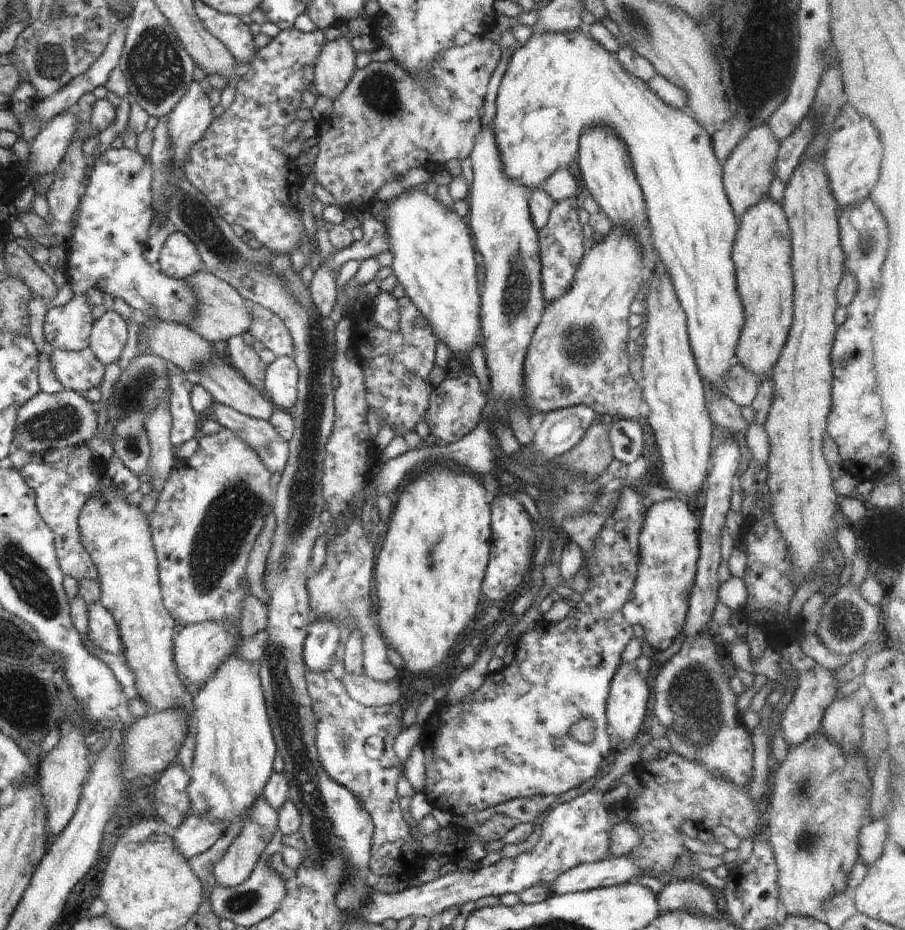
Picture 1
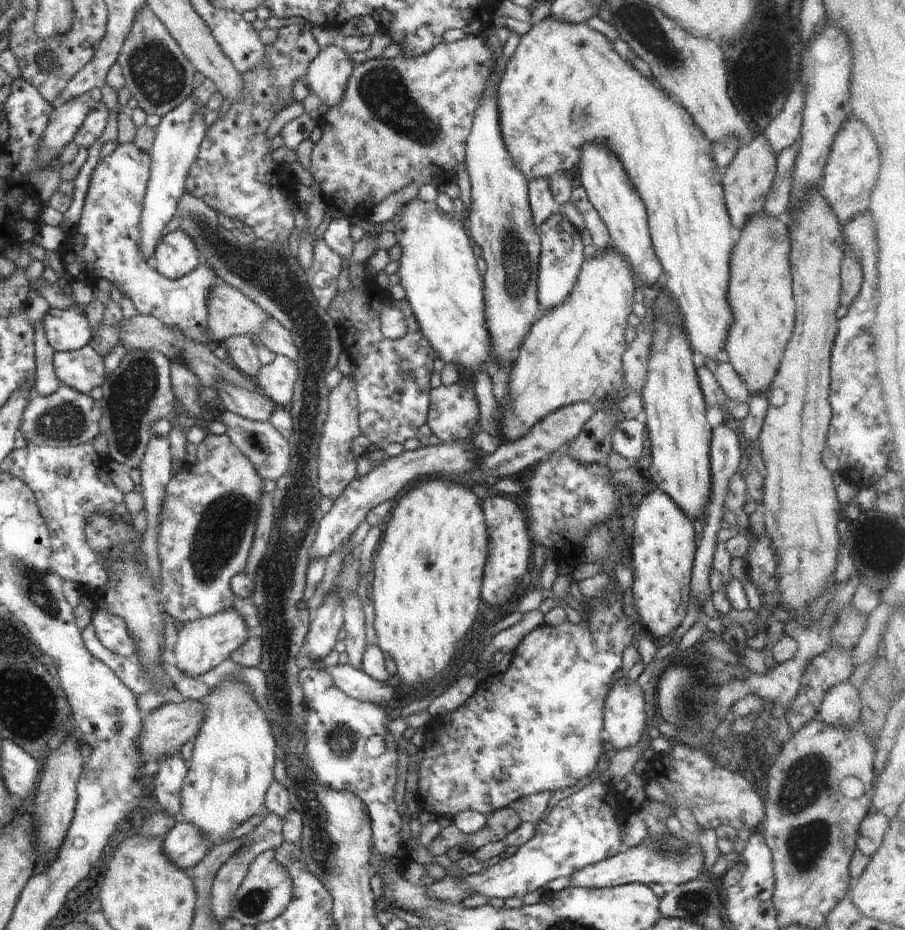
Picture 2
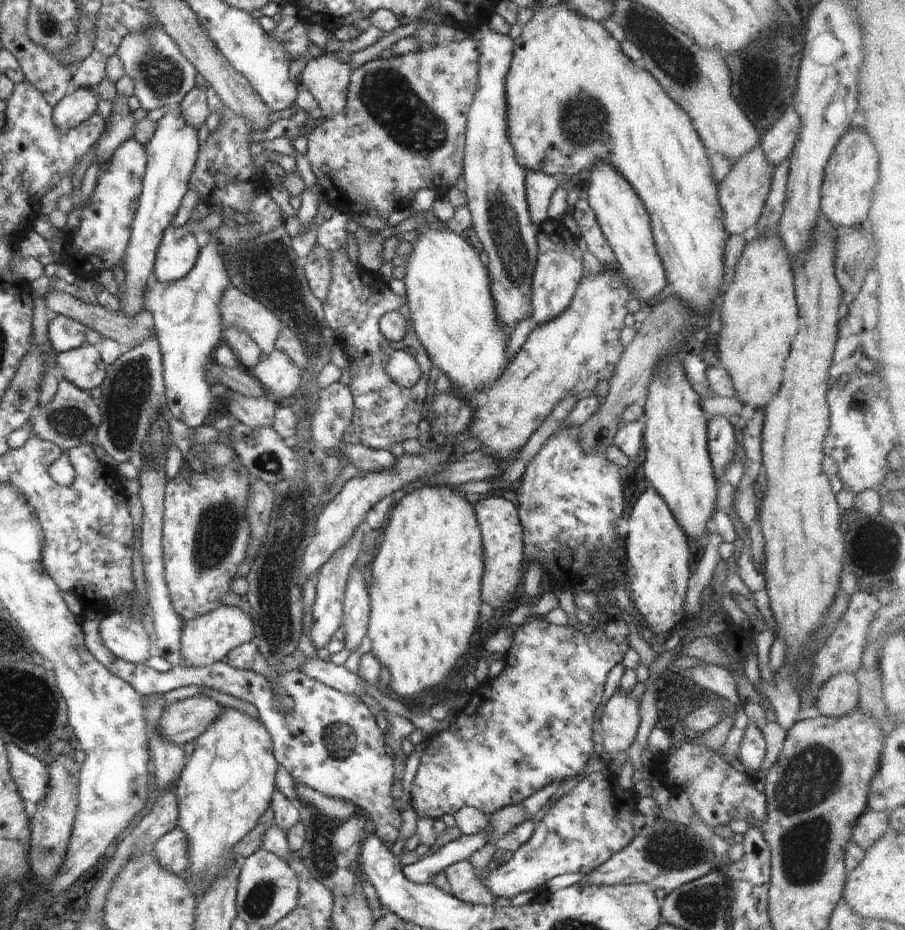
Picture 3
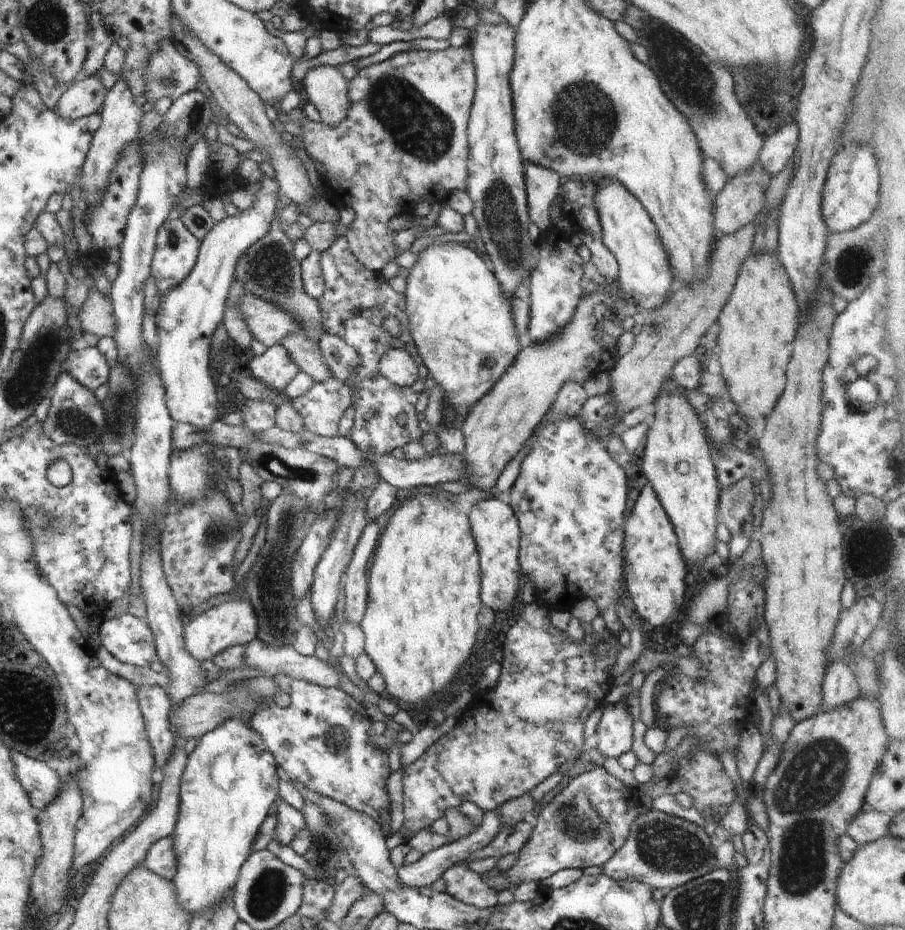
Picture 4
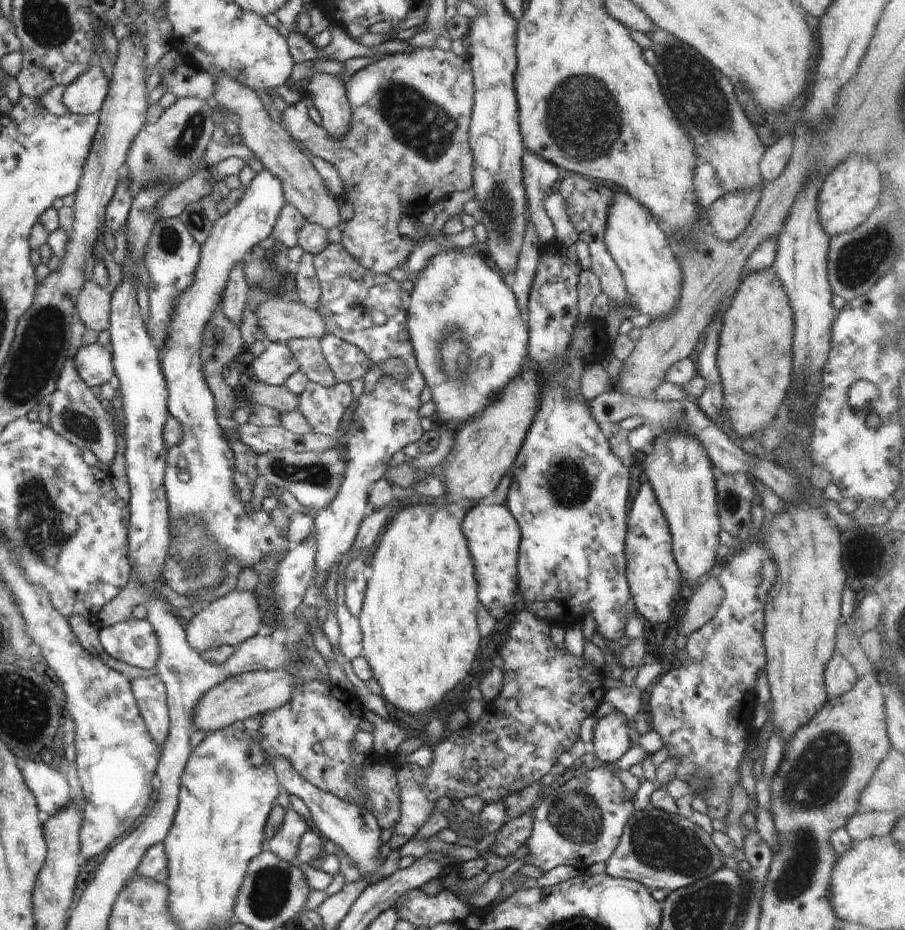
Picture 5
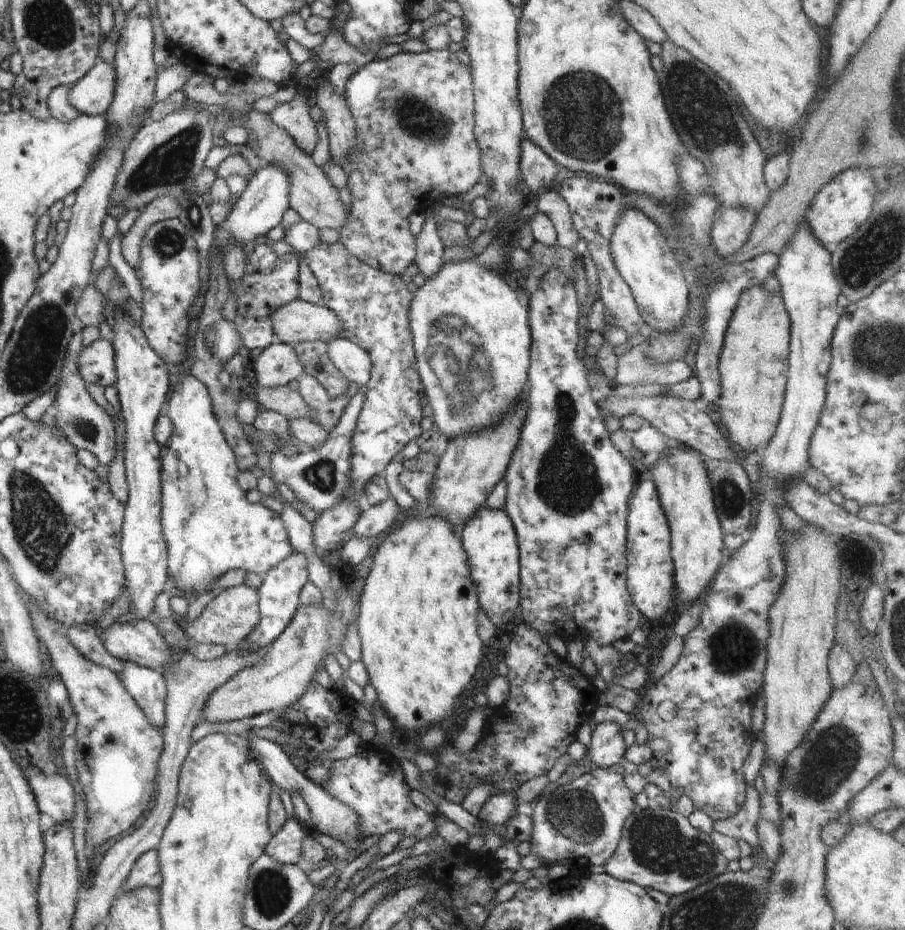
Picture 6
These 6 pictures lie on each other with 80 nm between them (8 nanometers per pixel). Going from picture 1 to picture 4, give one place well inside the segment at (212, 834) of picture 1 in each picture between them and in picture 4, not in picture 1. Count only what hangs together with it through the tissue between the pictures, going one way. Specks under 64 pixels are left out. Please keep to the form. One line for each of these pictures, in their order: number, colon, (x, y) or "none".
2: (184, 845)
3: (171, 851)
4: (160, 859)

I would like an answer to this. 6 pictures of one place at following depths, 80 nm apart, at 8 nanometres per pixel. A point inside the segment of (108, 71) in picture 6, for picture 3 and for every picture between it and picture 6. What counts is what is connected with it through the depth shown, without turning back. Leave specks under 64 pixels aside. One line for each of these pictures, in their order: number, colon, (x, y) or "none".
3: (74, 108)
4: (86, 97)
5: (86, 95)

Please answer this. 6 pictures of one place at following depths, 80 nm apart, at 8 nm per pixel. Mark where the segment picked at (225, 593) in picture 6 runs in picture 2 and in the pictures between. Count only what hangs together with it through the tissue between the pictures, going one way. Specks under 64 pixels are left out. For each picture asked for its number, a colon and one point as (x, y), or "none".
2: (203, 644)
3: (206, 639)
4: (232, 623)
5: (230, 620)

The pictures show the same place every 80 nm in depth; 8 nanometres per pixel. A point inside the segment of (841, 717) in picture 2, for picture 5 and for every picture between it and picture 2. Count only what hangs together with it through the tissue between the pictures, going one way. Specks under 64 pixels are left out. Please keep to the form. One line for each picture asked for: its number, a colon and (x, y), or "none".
3: (839, 695)
4: (840, 687)
5: (839, 677)

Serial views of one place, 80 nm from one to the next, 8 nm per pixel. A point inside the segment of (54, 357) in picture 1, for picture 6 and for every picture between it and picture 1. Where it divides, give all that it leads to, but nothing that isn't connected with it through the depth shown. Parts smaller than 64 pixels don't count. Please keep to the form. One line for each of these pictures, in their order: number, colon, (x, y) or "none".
2: (84, 369)
3: (83, 366)
4: (87, 365)
5: (94, 365)
6: (96, 362)

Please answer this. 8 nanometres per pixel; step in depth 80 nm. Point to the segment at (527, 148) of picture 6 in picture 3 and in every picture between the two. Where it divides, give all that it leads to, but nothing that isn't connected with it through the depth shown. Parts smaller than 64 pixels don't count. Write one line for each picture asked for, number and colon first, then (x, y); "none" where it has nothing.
3: (540, 187)
4: (542, 185)
5: (540, 177)

